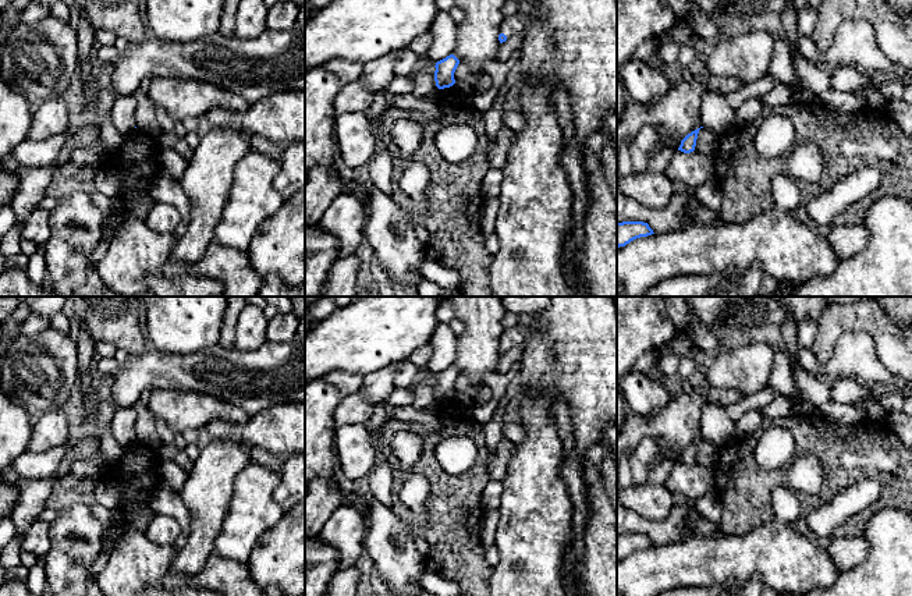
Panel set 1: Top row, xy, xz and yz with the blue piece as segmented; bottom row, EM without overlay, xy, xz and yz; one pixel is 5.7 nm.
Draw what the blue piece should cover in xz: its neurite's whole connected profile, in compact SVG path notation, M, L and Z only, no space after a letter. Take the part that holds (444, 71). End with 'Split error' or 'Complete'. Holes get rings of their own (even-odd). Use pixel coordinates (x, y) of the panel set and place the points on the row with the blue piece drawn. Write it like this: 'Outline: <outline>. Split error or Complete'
Outline: M454 54L436 63L434 81L439 89L450 88L455 84L454 72L458 64L459 60Z. Complete

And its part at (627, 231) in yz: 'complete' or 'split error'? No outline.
complete

